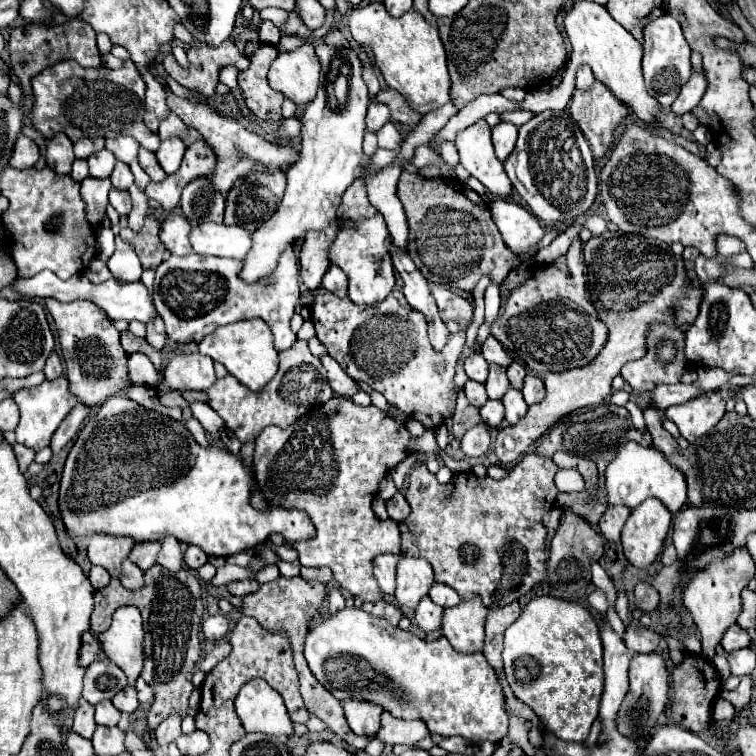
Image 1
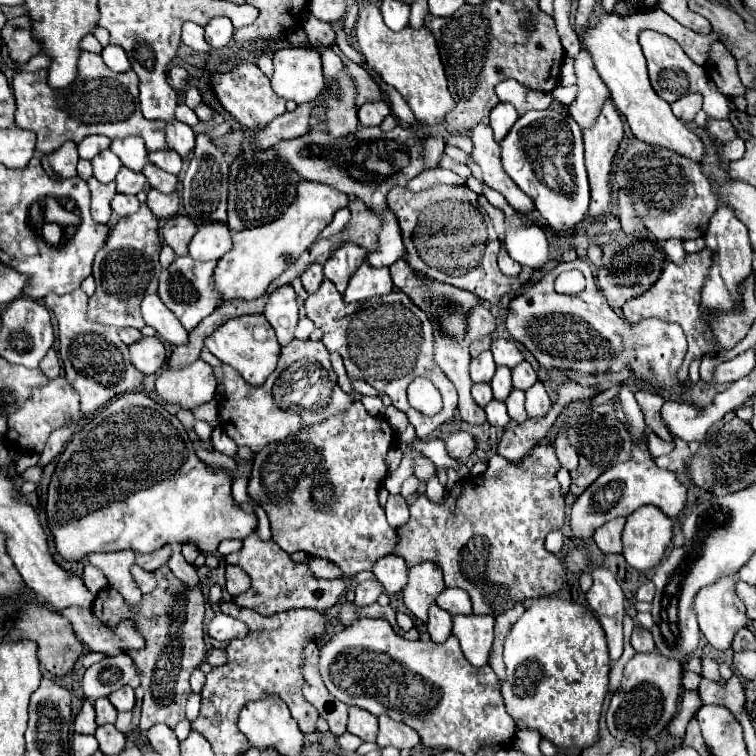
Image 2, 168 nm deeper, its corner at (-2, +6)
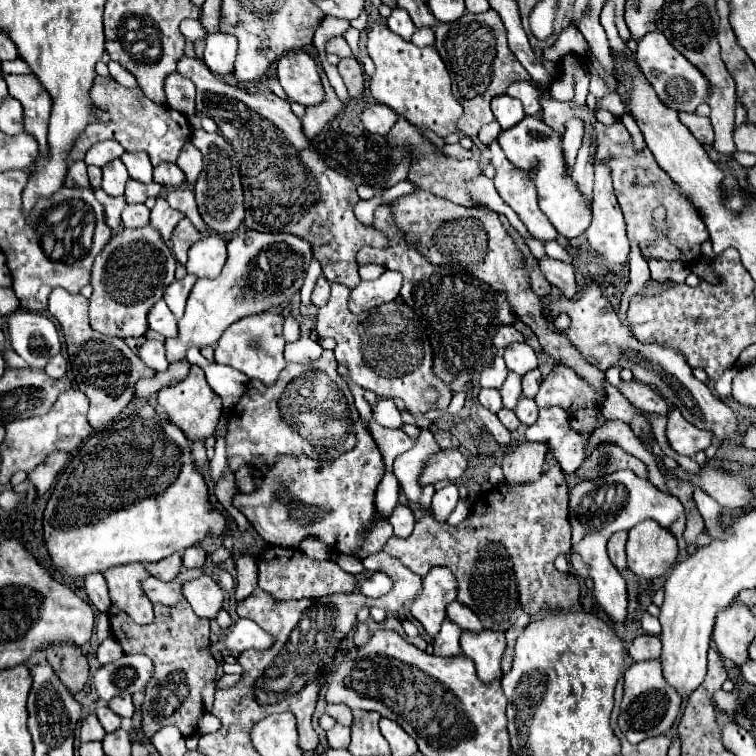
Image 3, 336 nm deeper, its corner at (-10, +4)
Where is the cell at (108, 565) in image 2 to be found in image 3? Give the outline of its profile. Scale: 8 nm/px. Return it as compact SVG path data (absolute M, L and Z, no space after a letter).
M124 564L114 566L104 572L104 578L108 582L110 600L112 604L126 612L136 624L150 624L154 618L152 602L142 590L142 582L150 574L142 564Z

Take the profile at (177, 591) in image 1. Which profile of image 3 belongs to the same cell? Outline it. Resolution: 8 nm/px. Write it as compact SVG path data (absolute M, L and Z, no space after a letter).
M184 600L176 608L154 604L154 622L148 626L136 624L132 618L122 614L118 608L110 608L112 636L122 644L126 654L146 654L156 670L146 686L146 698L142 704L142 732L152 738L164 726L176 726L182 736L196 734L196 724L204 712L202 688L216 680L216 660L208 652L210 644L210 622L190 610Z

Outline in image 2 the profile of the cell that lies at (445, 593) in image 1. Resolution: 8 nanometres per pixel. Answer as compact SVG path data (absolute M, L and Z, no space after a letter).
M444 588L438 594L436 604L440 608L444 608L446 612L450 612L452 616L456 616L456 614L470 614L472 612L470 596L466 596L466 592L462 592L460 588Z

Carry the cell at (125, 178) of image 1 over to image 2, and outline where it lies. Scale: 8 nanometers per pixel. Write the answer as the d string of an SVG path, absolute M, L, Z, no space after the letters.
M120 168L116 176L116 184L118 184L118 192L122 194L138 194L146 184L146 176L142 172L130 172L130 168Z

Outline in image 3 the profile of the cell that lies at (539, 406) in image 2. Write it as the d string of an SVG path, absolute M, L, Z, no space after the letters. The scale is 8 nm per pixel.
M542 408L538 420L526 430L526 440L548 444L554 460L566 474L576 472L586 458L584 446L588 438L570 430L568 412L562 408Z

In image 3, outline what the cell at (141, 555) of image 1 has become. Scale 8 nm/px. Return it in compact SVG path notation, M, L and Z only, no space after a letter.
M176 552L172 554L170 558L164 558L160 562L152 562L152 564L146 564L146 570L150 572L150 576L162 580L162 582L170 582L178 576L182 568L182 556Z

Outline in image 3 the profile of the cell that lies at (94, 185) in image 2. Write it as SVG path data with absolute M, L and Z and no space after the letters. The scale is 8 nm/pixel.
M94 190L94 194L96 194L96 200L104 206L104 212L106 212L106 224L112 228L112 230L116 230L118 226L120 226L120 212L124 210L124 206L126 206L126 200L122 198L122 196L118 196L118 198L114 198L114 196L108 196L104 190Z

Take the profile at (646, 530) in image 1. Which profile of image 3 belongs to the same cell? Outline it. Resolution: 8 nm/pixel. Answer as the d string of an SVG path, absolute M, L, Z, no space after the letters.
M644 520L628 532L626 556L628 556L628 568L634 574L638 574L642 578L658 578L658 576L666 574L672 568L672 564L676 562L678 544L670 530L658 526L654 520Z

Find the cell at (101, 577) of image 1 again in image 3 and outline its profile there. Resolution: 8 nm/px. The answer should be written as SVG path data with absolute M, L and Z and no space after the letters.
M90 574L90 576L86 576L84 588L86 588L86 594L88 594L90 602L92 602L100 612L108 612L108 610L110 610L108 586L106 586L106 580L102 578L102 574Z

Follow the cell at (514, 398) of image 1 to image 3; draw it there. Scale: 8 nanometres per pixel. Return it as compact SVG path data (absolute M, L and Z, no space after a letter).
M524 396L518 400L518 406L514 408L514 412L516 412L518 420L522 424L526 424L526 426L532 426L536 422L536 418L538 418L538 406L536 406L536 402L530 400L530 398L524 398Z

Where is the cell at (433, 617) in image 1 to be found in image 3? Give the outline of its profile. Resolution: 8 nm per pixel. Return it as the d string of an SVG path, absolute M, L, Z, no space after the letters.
M446 620L442 624L442 630L438 632L438 636L434 638L434 654L436 656L444 656L444 658L450 658L450 656L458 656L460 654L460 646L458 646L458 638L460 638L462 630L458 626L454 626L454 622Z

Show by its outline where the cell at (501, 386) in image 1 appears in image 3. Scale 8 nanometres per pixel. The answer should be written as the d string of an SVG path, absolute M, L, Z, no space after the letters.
M510 372L510 374L508 374L508 378L506 378L506 382L504 382L504 386L500 388L500 394L502 394L502 400L504 400L504 408L514 410L516 402L518 402L518 400L520 400L520 396L522 396L520 376L518 376L518 374L514 374L514 372Z

